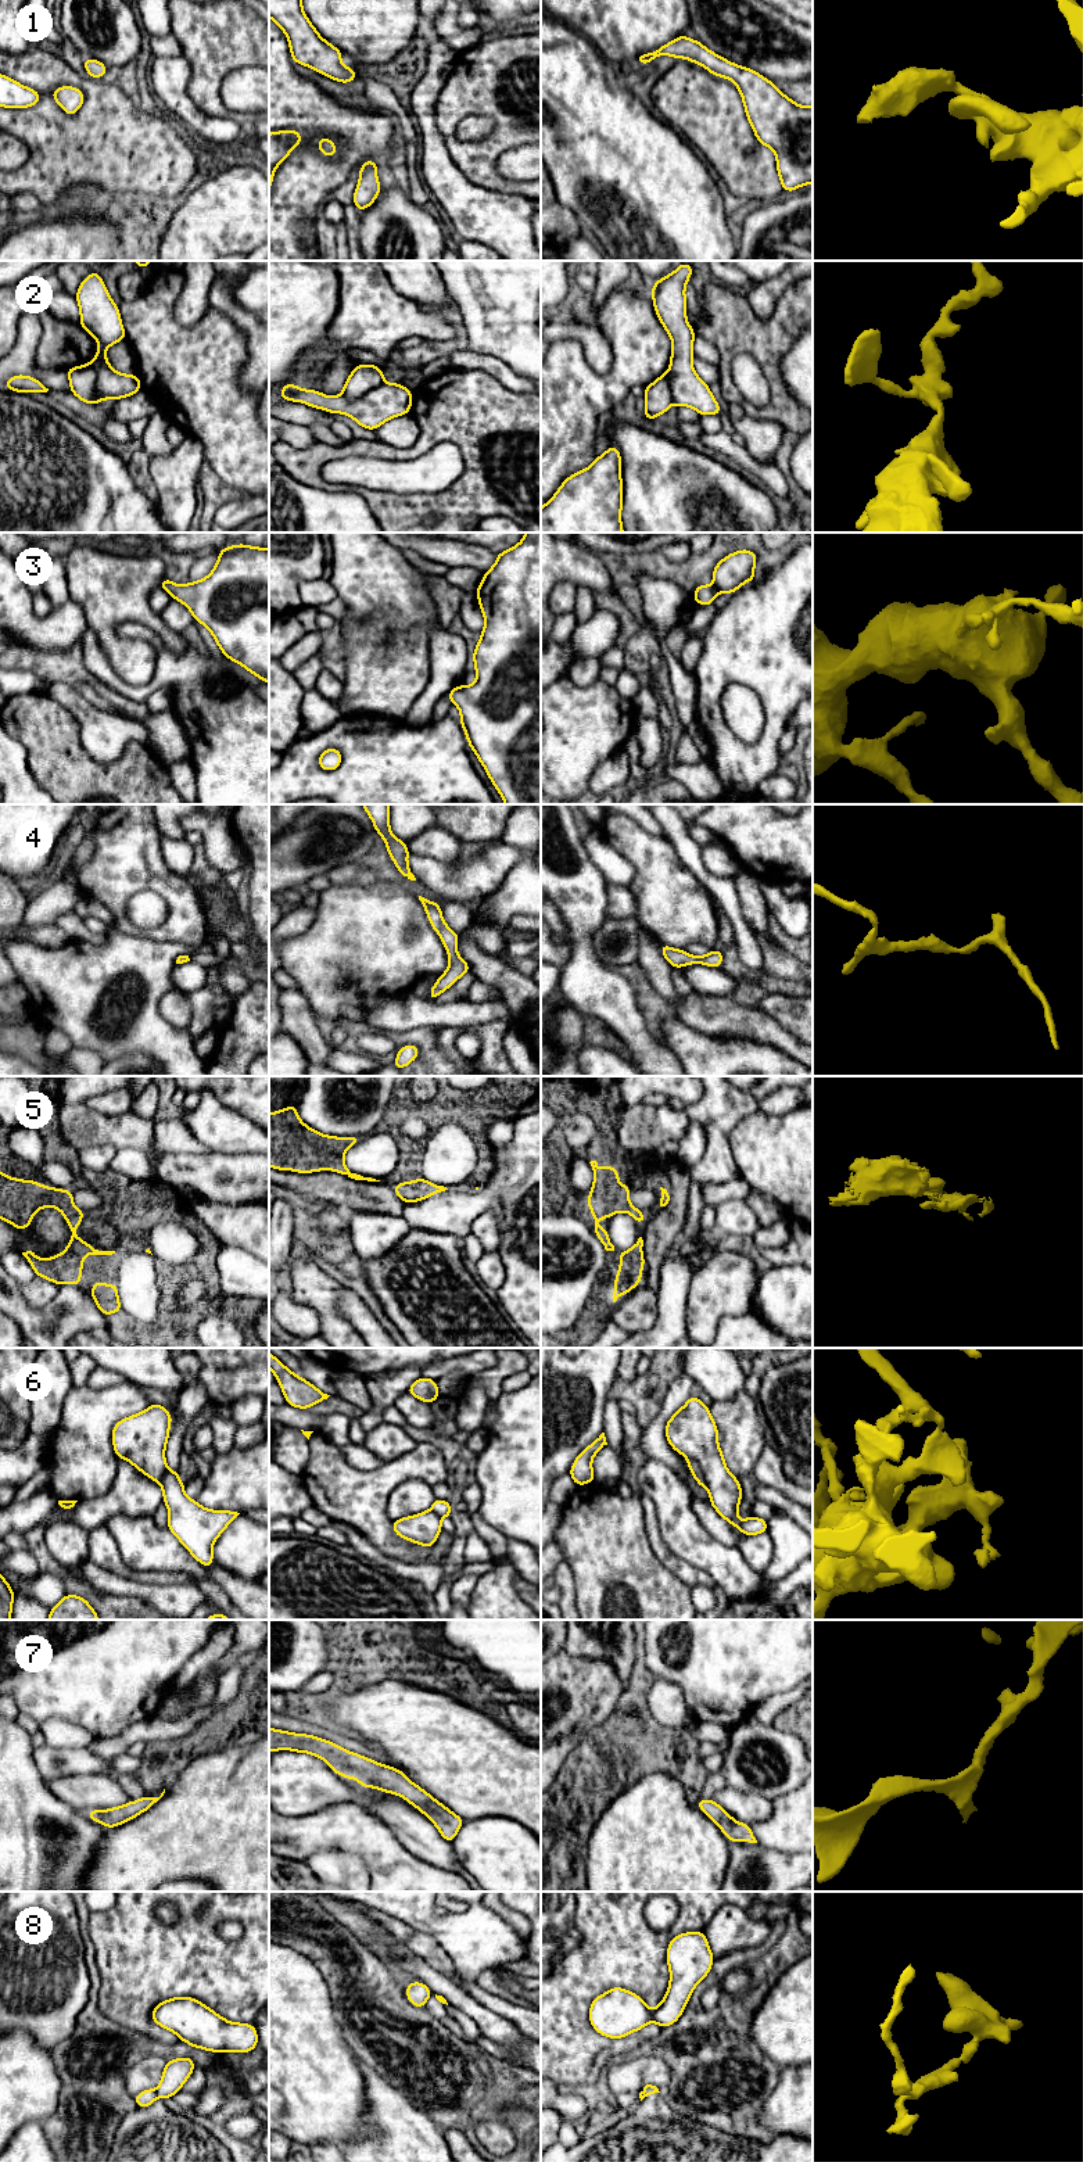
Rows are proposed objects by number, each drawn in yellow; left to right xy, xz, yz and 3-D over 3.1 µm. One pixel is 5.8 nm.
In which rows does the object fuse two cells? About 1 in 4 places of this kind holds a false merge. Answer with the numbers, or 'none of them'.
2

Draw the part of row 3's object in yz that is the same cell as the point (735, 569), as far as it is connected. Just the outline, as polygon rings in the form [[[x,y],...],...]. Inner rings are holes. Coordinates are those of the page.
[[[749,549],[736,551],[720,560],[713,570],[713,585],[698,585],[693,598],[698,605],[713,605],[716,595],[734,594],[747,581],[756,580],[753,573],[757,556]]]

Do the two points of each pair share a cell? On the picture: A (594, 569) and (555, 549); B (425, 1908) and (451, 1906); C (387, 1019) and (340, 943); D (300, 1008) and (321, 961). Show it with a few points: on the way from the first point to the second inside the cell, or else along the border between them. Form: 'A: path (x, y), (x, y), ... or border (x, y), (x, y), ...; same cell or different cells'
A: path (584, 566), (565, 559); same cell
B: border (470, 1906), (458, 1913), (447, 1913); different cells
C: border (408, 992), (375, 1007), (365, 1019); different cells
D: border (297, 988), (305, 996), (322, 1024); different cells

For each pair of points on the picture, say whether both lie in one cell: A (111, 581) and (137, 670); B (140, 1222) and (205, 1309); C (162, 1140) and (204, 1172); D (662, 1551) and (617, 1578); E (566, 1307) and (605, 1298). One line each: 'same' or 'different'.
A: same
B: same
C: different
D: different
E: different

